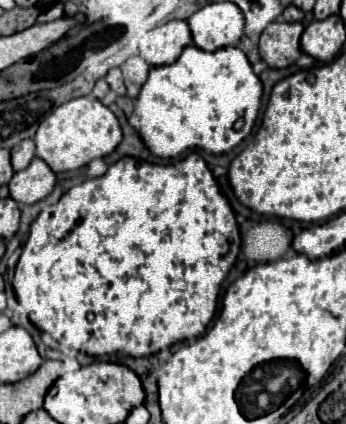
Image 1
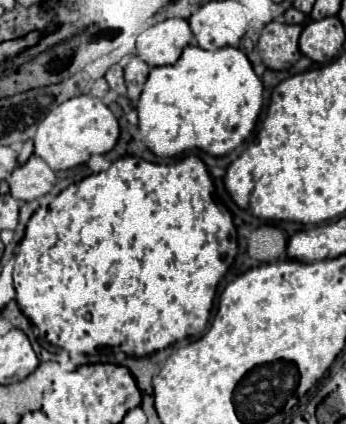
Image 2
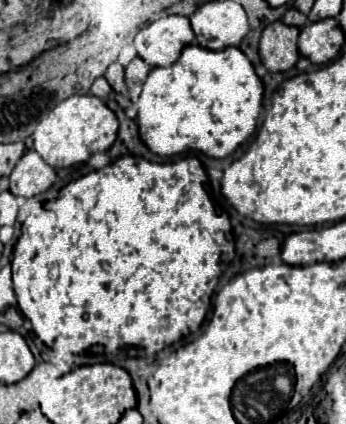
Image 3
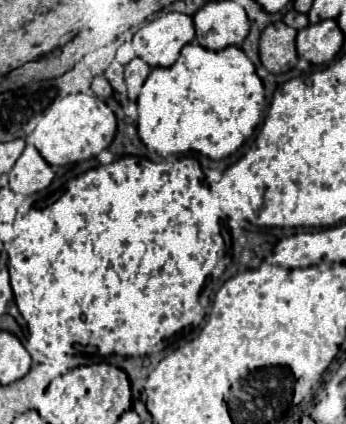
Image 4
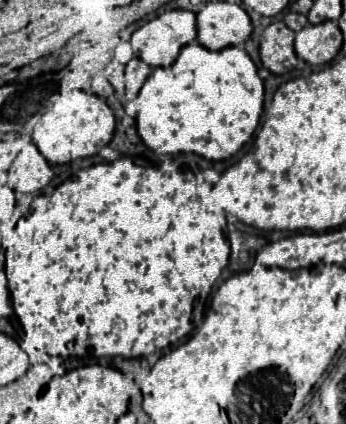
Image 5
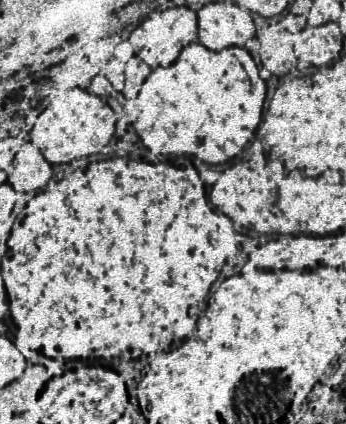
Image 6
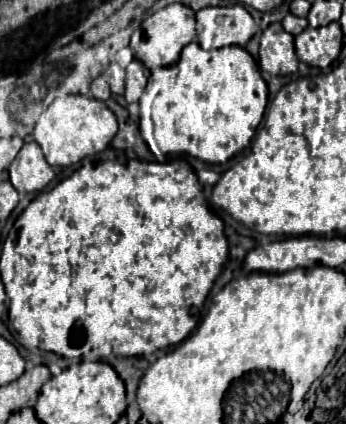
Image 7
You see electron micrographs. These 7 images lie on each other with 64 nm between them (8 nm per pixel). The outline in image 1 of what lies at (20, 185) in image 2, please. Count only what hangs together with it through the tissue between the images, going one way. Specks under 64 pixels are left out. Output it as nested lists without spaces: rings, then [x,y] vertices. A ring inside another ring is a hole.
[[[34,158],[28,168],[14,174],[10,180],[10,196],[20,204],[36,204],[44,200],[56,184],[56,174],[44,164],[44,160]]]

